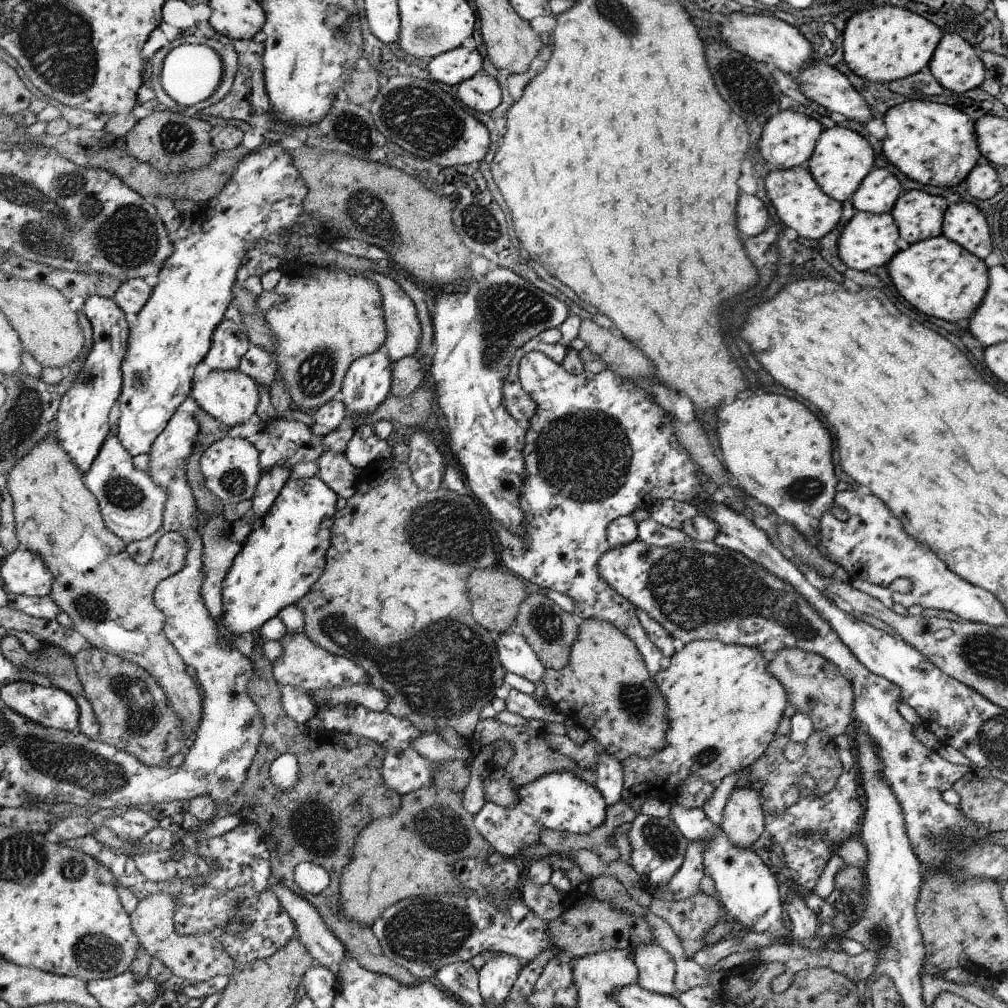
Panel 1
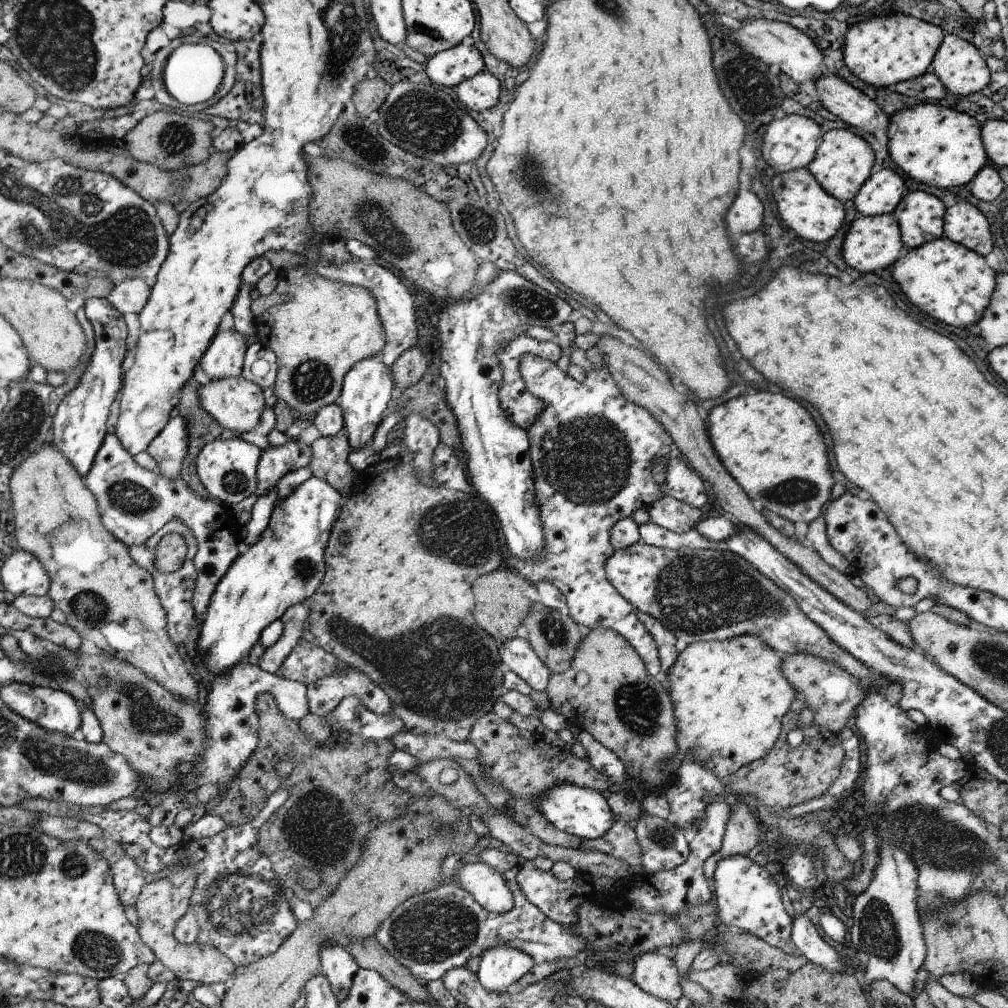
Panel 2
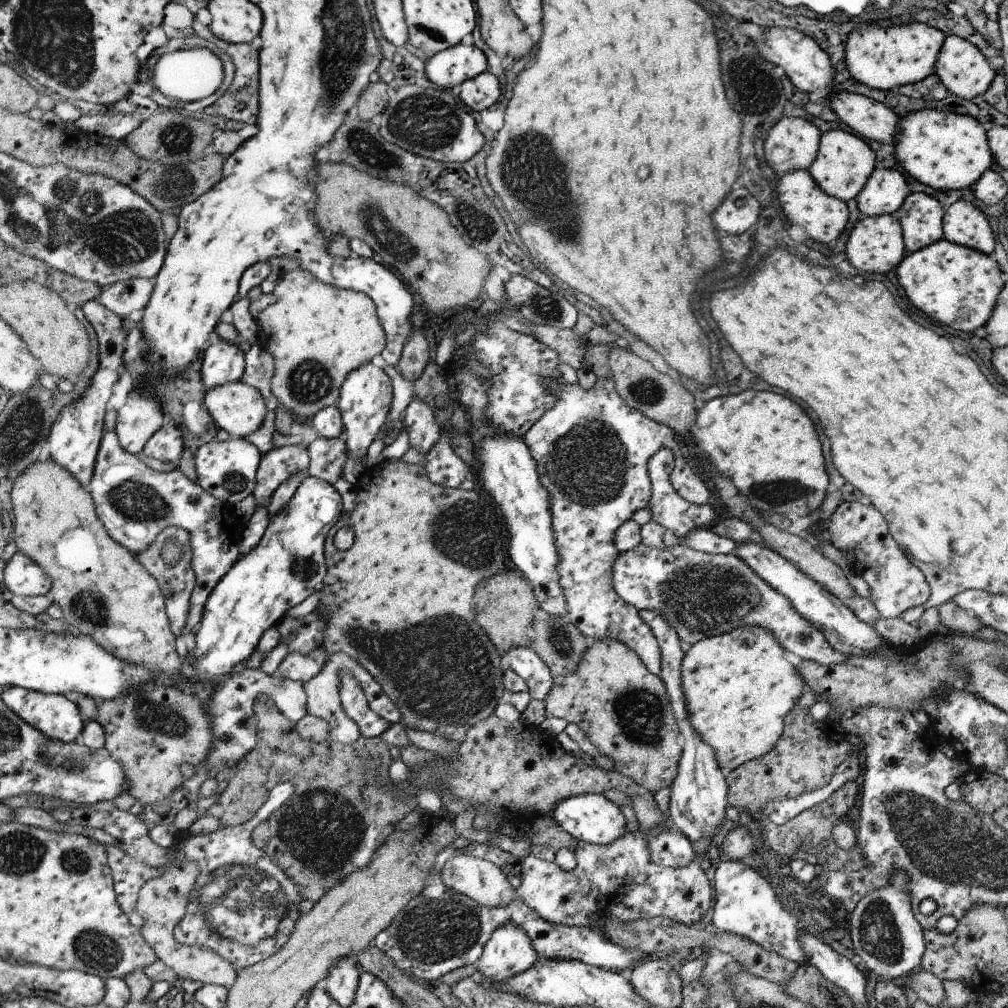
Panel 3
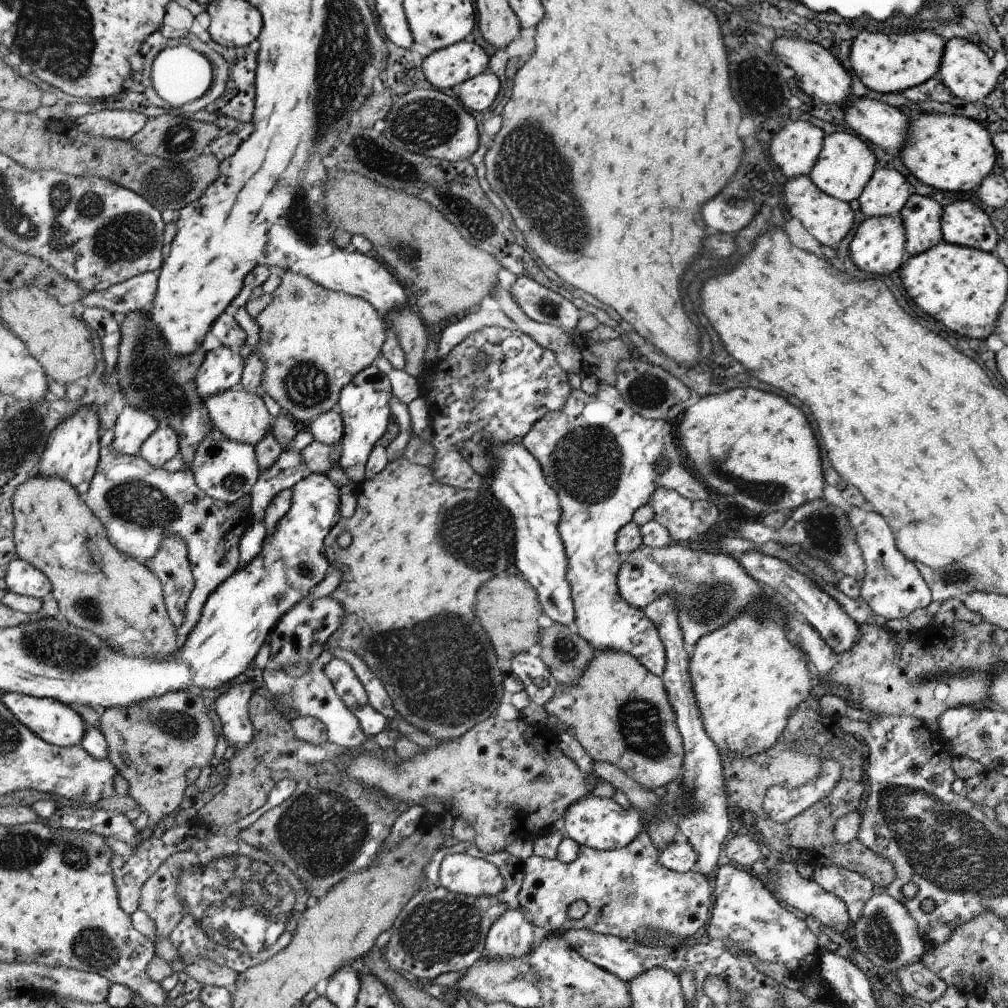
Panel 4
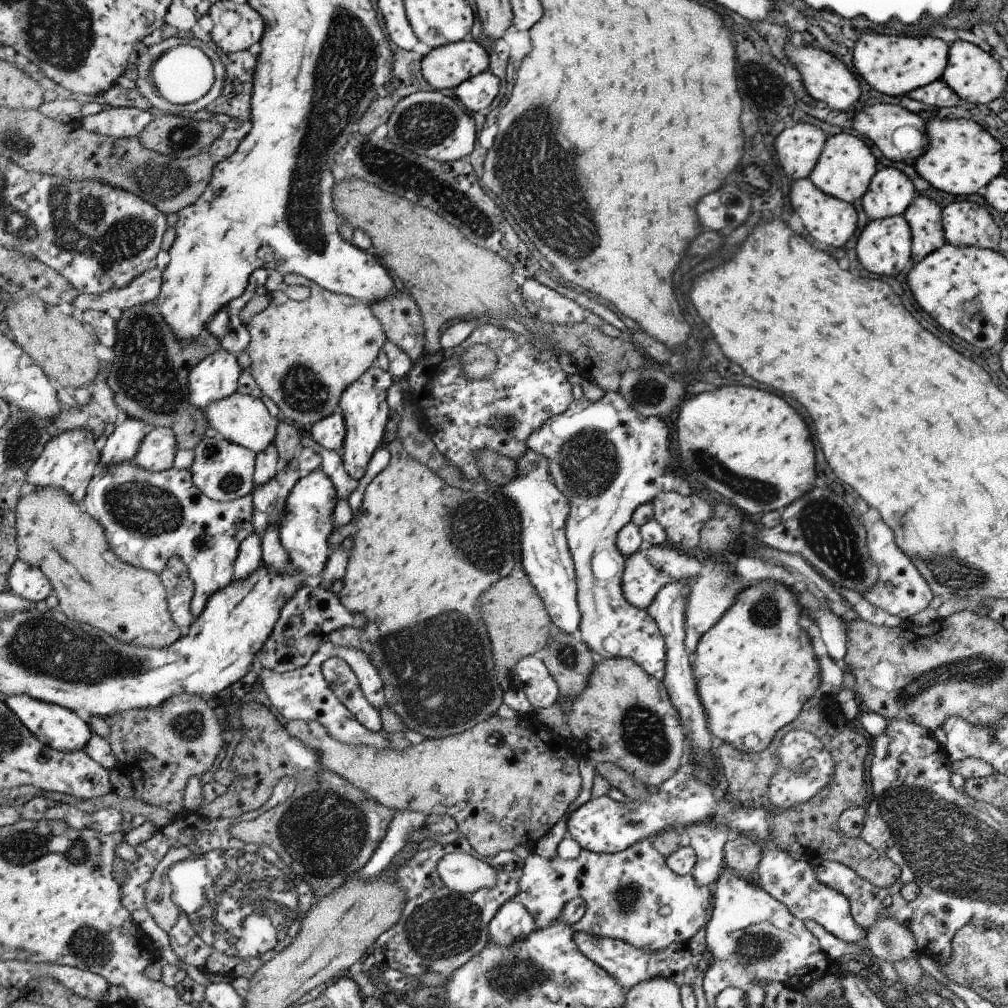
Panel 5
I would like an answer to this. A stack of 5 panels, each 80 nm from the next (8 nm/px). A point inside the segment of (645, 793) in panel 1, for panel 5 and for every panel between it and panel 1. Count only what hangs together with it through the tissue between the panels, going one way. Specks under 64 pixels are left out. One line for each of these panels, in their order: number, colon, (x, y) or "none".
2: (730, 697)
3: (739, 689)
4: (749, 679)
5: (756, 670)

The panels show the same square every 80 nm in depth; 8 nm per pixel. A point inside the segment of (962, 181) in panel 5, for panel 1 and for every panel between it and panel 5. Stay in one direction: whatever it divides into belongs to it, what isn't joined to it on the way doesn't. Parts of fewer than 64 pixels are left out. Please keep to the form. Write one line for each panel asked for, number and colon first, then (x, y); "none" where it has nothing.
1: (931, 143)
2: (935, 145)
3: (943, 150)
4: (953, 153)

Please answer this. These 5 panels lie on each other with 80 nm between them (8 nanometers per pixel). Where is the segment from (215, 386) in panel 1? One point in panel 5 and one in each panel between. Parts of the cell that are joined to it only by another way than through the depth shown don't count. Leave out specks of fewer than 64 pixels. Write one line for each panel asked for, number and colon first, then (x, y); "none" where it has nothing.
2: (237, 403)
3: (239, 408)
4: (241, 416)
5: (241, 419)

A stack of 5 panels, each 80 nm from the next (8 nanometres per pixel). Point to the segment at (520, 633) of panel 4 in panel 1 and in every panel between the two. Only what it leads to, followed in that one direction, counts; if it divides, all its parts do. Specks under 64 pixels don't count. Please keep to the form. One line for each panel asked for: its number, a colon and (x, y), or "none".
1: (496, 596)
2: (501, 604)
3: (504, 606)

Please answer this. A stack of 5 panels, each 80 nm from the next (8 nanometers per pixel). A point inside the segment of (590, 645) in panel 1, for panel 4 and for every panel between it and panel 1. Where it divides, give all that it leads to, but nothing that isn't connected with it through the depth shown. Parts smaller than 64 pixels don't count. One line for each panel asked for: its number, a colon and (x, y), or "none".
2: (607, 691)
3: (624, 709)
4: (619, 712)

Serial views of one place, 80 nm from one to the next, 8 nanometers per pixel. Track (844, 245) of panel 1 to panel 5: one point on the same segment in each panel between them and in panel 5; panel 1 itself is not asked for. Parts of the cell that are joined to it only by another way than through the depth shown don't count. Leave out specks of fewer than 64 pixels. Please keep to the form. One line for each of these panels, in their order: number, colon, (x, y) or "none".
2: (872, 242)
3: (875, 244)
4: (879, 246)
5: (884, 247)

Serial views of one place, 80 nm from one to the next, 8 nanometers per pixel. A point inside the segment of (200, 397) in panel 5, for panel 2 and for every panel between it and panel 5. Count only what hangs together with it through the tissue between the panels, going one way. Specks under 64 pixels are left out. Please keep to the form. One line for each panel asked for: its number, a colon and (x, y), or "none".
2: (223, 359)
3: (222, 362)
4: (221, 371)

